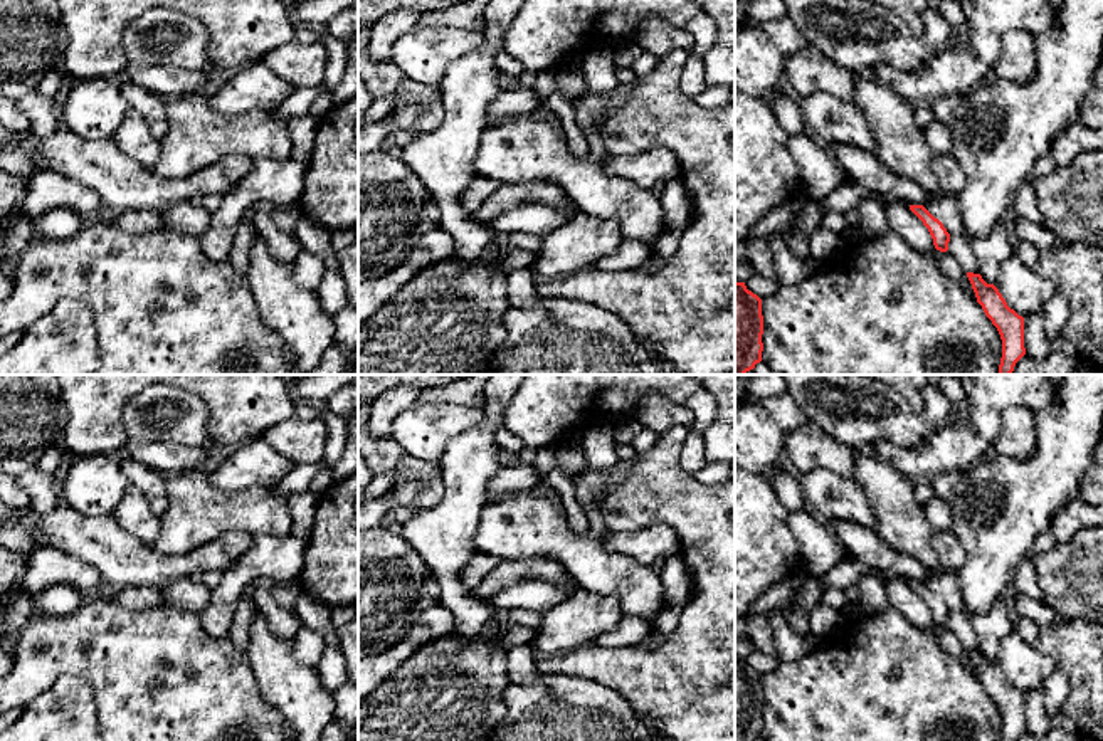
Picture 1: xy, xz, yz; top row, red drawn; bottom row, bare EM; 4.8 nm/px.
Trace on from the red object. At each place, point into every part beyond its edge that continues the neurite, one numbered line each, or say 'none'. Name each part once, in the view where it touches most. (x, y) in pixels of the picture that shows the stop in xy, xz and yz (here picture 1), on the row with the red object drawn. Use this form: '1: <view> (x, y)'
none

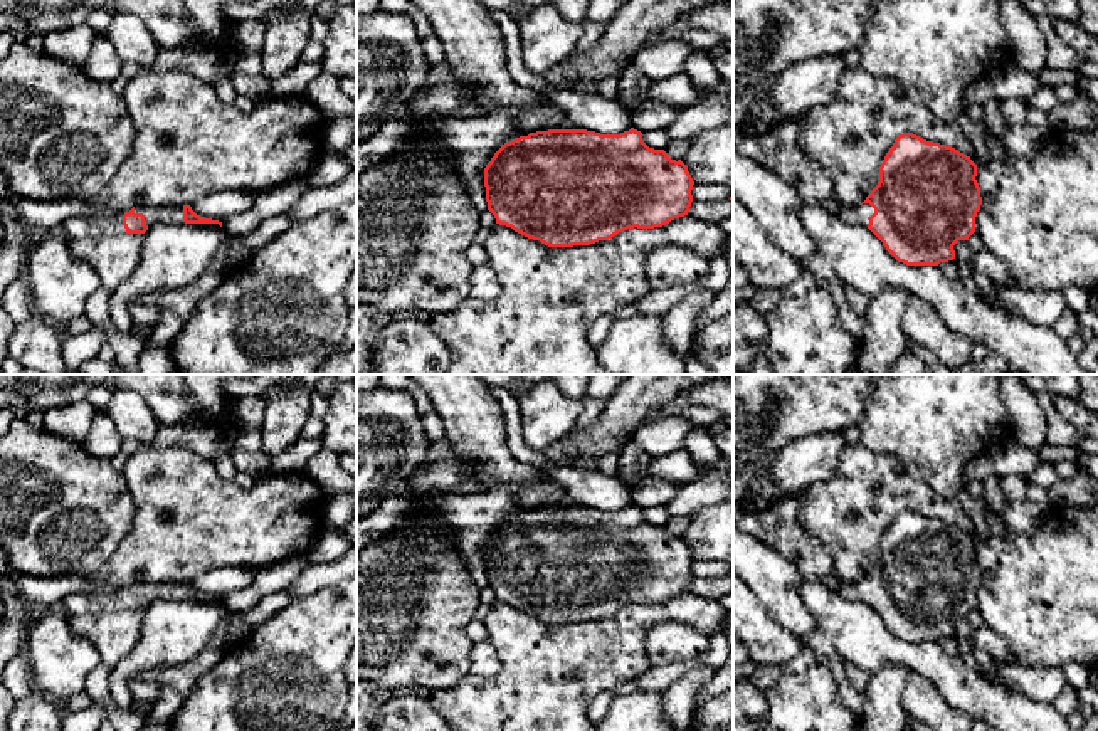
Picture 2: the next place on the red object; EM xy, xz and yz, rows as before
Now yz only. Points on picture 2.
1: yz (858, 215)

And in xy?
1: xy (162, 214)

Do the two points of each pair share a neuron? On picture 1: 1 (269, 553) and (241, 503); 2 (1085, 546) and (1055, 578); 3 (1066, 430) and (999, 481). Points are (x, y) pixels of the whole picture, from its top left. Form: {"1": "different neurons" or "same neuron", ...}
{"1": "different neurons", "2": "same neuron", "3": "same neuron"}

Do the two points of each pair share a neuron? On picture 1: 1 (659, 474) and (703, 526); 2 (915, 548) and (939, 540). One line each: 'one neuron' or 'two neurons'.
1: one neuron
2: two neurons

